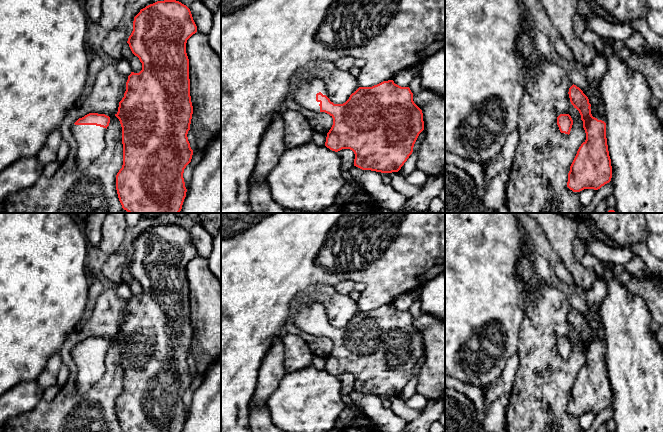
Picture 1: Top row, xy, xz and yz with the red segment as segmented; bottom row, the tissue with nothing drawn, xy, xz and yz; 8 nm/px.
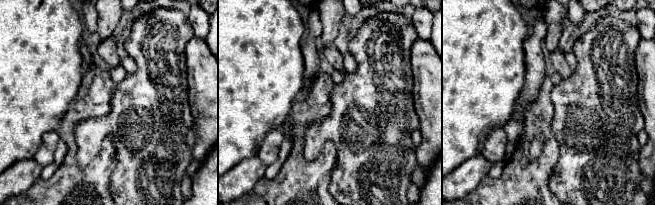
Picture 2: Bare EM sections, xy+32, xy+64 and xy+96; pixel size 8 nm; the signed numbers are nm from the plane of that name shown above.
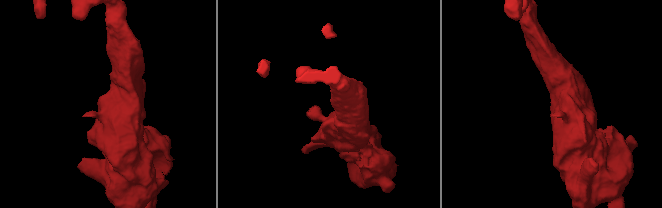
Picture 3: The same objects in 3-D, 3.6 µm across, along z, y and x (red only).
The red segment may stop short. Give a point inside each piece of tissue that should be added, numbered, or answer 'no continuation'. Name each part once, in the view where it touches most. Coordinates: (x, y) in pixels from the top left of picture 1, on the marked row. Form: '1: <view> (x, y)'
1: xy (90, 139)

